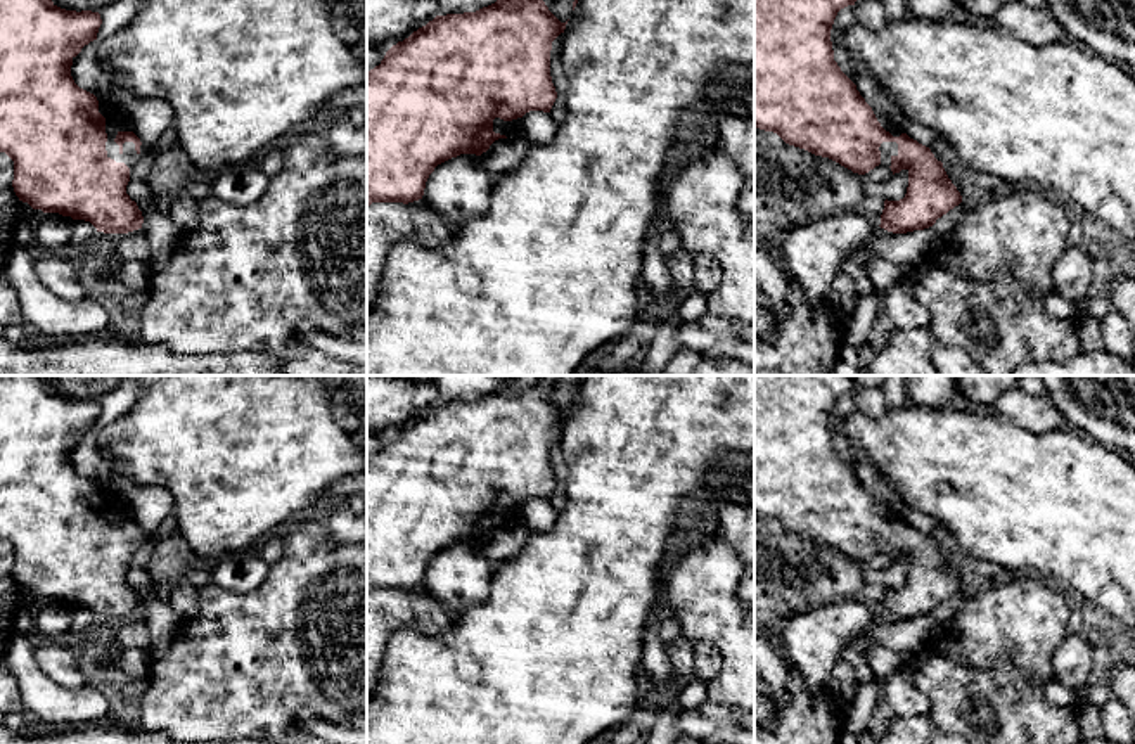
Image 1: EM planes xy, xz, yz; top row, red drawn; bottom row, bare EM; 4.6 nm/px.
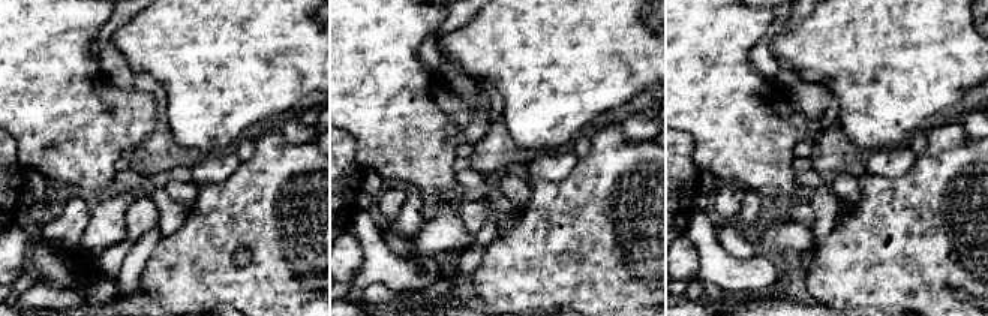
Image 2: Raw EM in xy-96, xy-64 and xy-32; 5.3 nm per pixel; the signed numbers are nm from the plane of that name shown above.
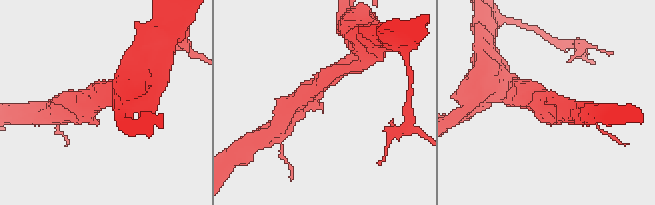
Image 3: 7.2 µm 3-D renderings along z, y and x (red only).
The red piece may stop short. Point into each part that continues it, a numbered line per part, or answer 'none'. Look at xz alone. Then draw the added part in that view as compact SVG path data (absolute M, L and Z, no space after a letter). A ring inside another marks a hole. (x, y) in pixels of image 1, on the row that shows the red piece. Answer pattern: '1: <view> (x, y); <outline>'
1: xz (509, 128); M500 118L493 119L493 131L505 135L507 138L517 137L517 128L519 128L519 119L512 119L512 121L503 121Z

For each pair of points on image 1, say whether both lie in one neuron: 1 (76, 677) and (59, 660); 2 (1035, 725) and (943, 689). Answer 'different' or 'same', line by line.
1: same
2: same

